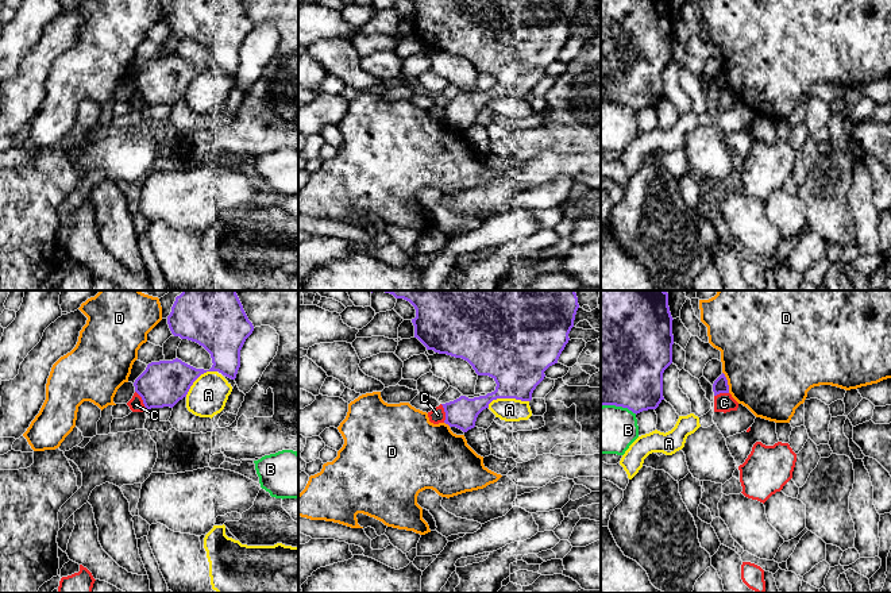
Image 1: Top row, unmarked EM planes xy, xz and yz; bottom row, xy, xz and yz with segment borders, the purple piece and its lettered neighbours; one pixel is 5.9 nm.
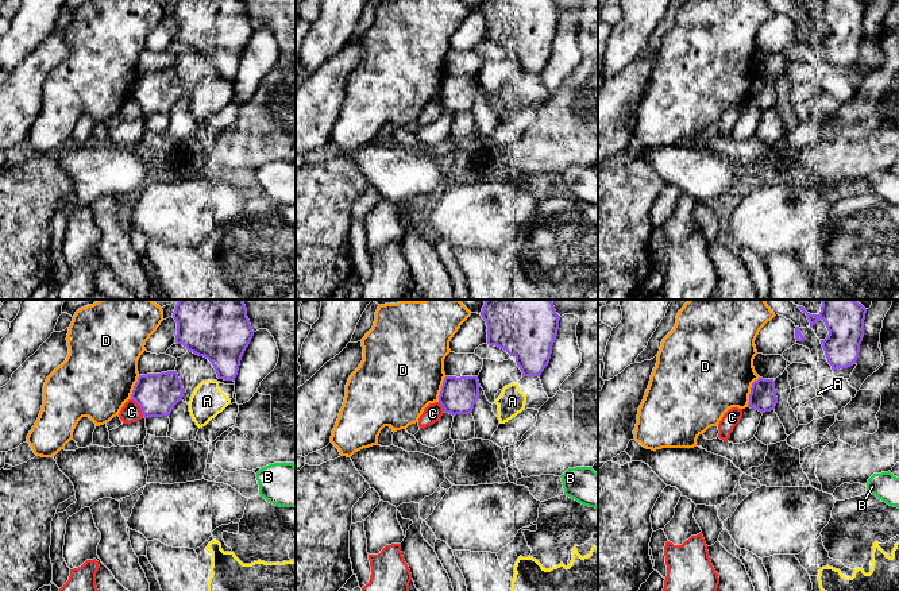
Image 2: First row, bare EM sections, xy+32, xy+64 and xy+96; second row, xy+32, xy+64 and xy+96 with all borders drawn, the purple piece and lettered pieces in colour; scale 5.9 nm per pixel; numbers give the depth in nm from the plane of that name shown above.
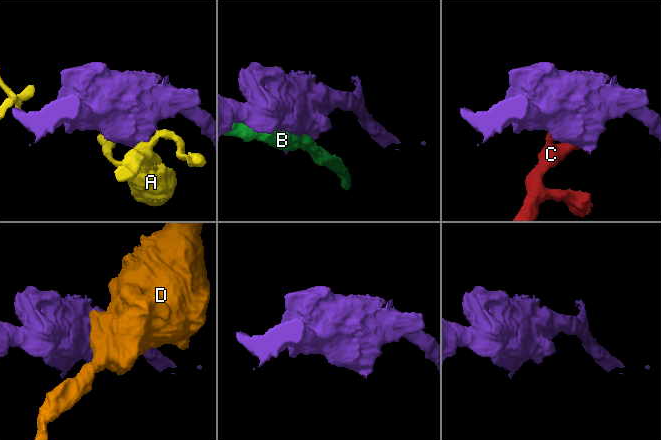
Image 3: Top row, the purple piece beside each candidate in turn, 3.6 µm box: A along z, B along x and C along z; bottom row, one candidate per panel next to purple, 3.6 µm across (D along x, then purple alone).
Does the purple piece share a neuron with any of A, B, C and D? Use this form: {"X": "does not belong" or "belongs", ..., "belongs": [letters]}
{"A": "does not belong", "B": "does not belong", "C": "does not belong", "D": "does not belong", "belongs": []}

